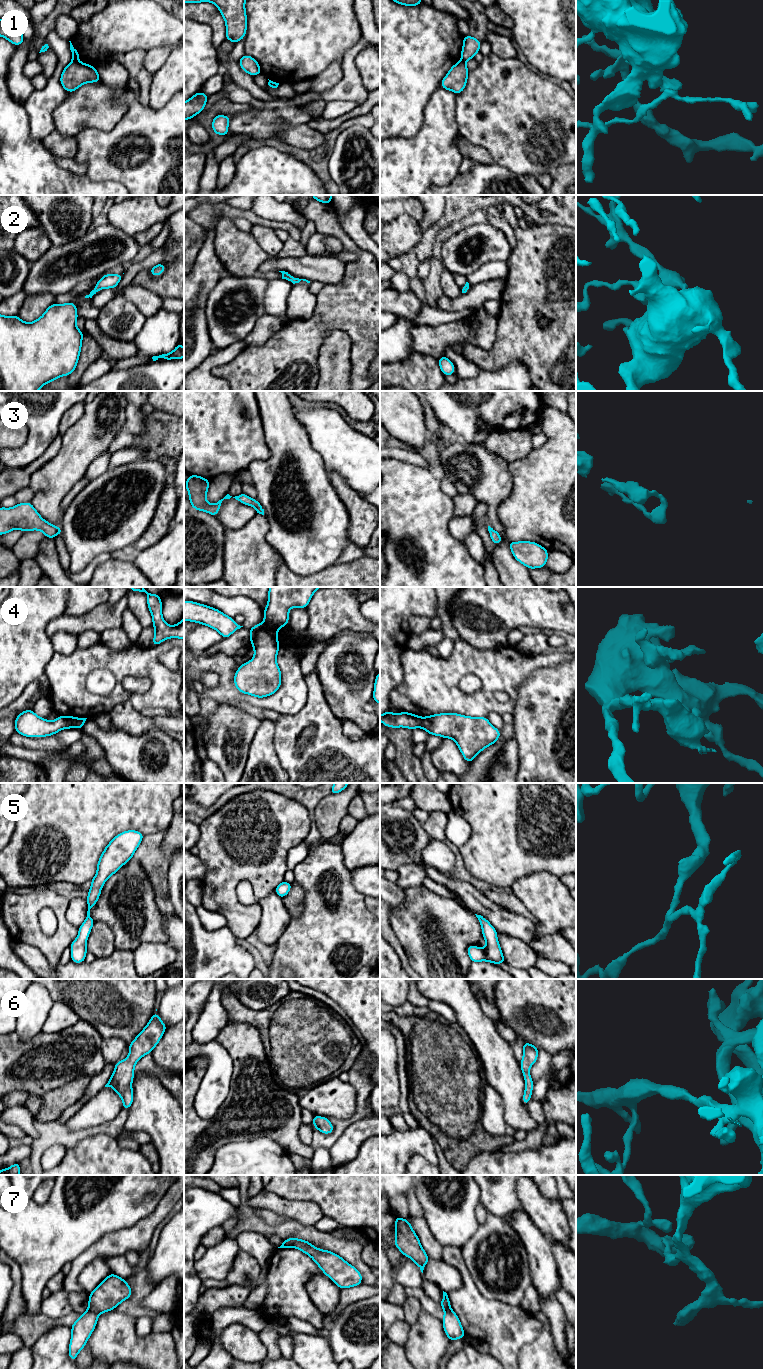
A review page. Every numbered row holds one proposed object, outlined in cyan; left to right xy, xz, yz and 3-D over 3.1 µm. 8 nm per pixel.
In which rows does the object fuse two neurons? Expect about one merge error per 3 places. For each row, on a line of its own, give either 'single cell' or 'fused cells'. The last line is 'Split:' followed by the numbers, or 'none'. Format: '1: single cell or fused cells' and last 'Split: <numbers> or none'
1: fused cells
2: single cell
3: single cell
4: fused cells
5: single cell
6: single cell
7: fused cells
Split: 1, 4, 7

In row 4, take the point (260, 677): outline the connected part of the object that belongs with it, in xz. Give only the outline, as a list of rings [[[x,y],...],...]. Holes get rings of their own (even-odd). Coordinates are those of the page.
[[[264,622],[249,629],[254,658],[234,674],[234,684],[240,693],[258,698],[274,694],[281,686],[281,671],[276,662],[280,644],[278,633]]]

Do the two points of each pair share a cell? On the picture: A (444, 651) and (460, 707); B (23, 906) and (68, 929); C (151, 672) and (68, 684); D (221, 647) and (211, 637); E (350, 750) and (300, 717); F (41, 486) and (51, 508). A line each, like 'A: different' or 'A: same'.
A: different
B: same
C: same
D: different
E: same
F: same

